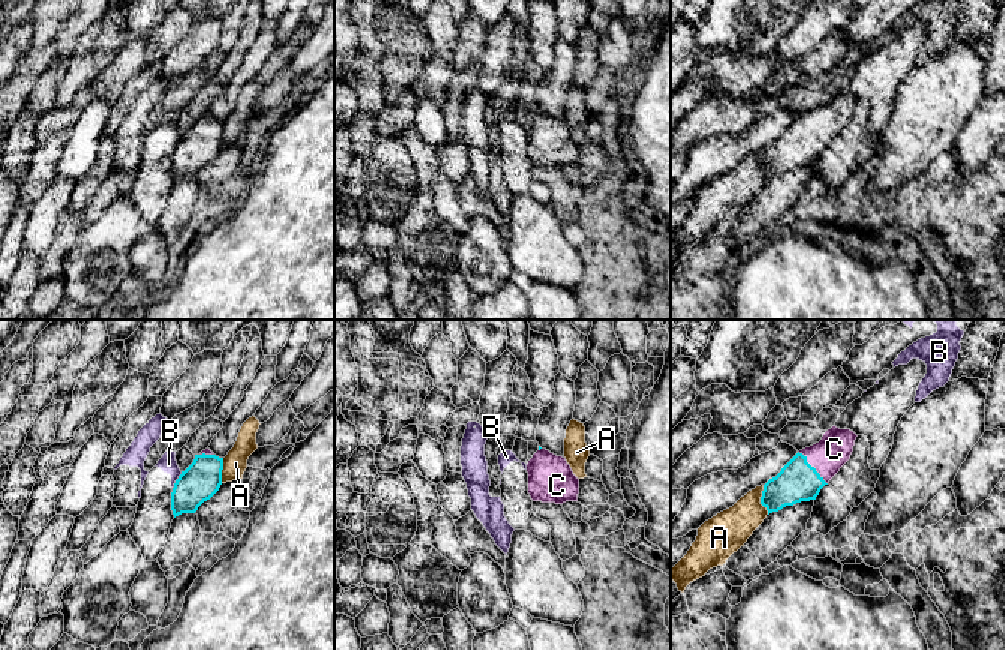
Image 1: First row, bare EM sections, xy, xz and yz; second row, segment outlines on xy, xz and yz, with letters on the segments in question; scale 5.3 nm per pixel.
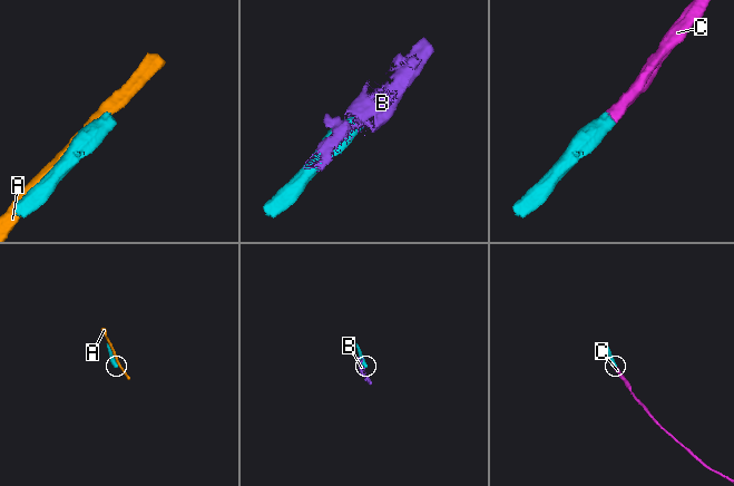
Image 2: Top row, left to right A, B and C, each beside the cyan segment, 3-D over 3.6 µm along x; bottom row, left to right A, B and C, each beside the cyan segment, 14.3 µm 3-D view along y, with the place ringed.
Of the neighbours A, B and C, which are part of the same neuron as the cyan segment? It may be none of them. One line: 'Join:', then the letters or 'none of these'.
Join: C

